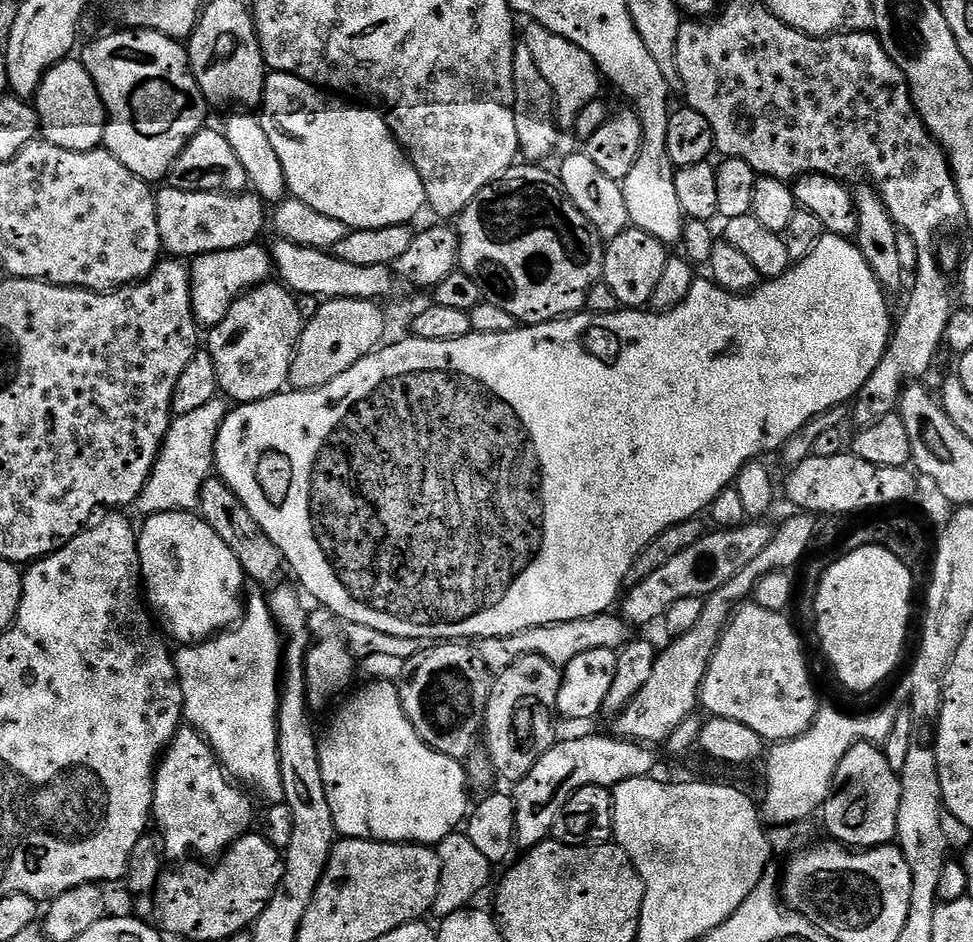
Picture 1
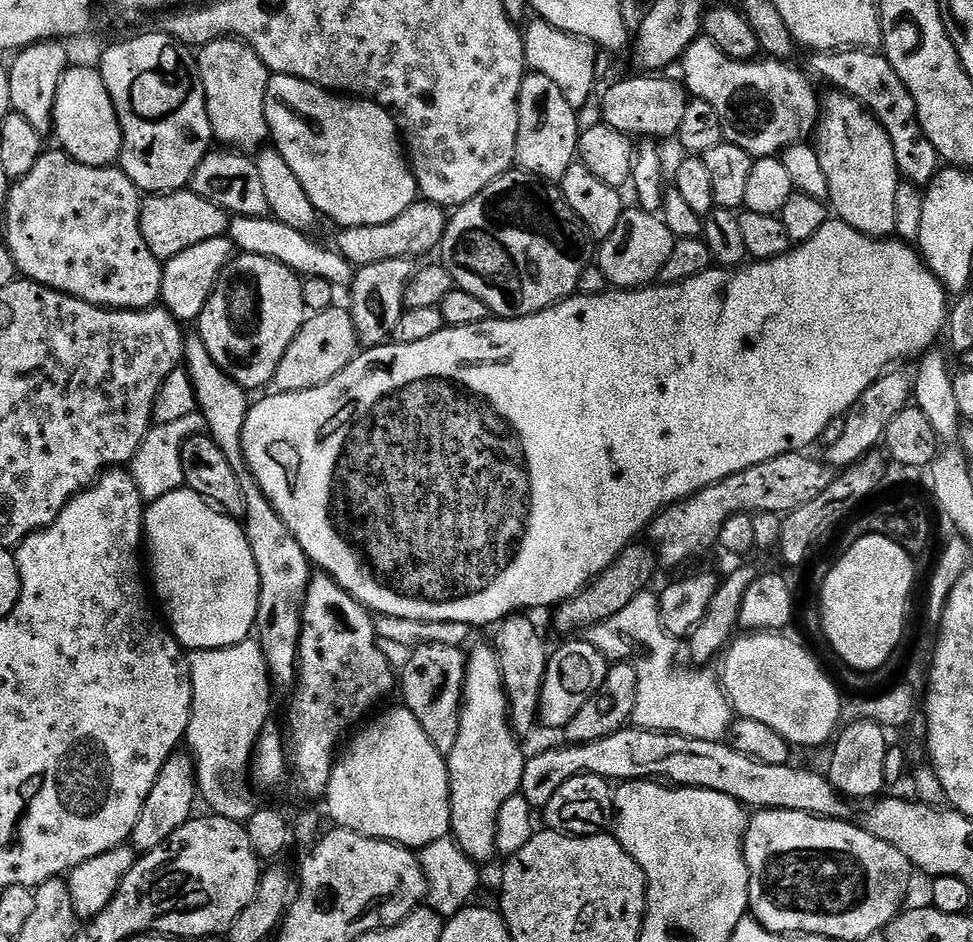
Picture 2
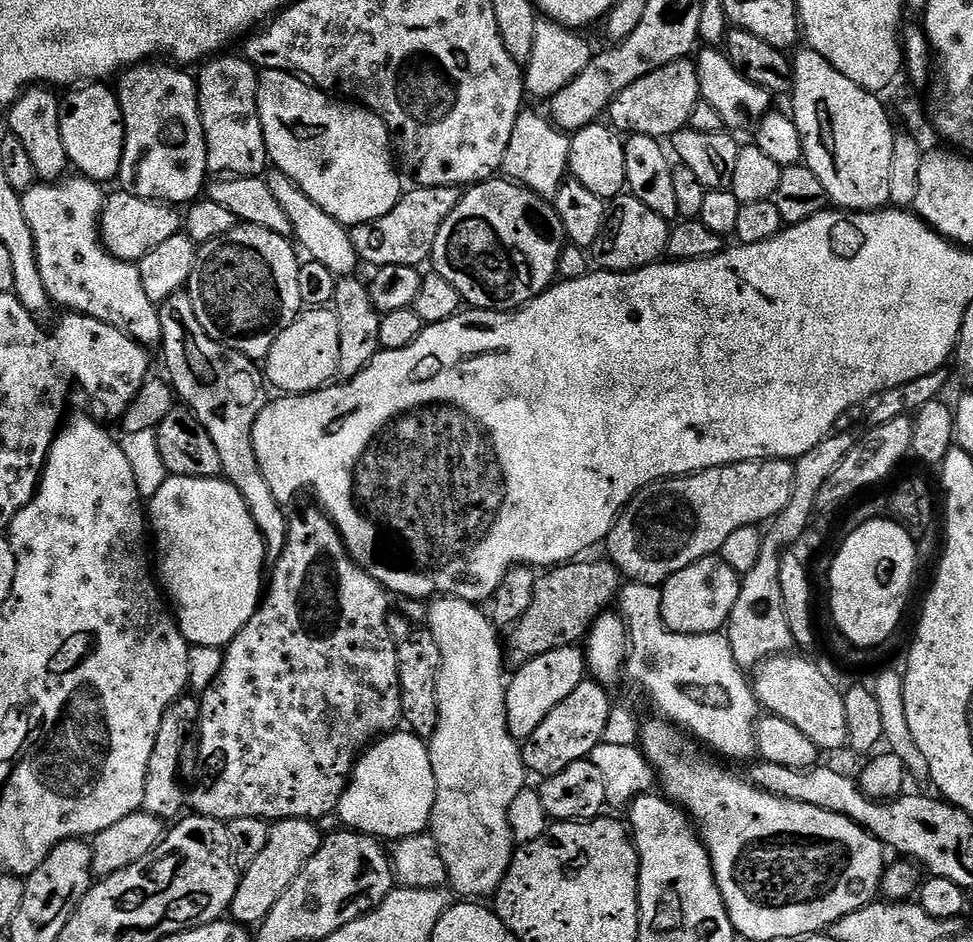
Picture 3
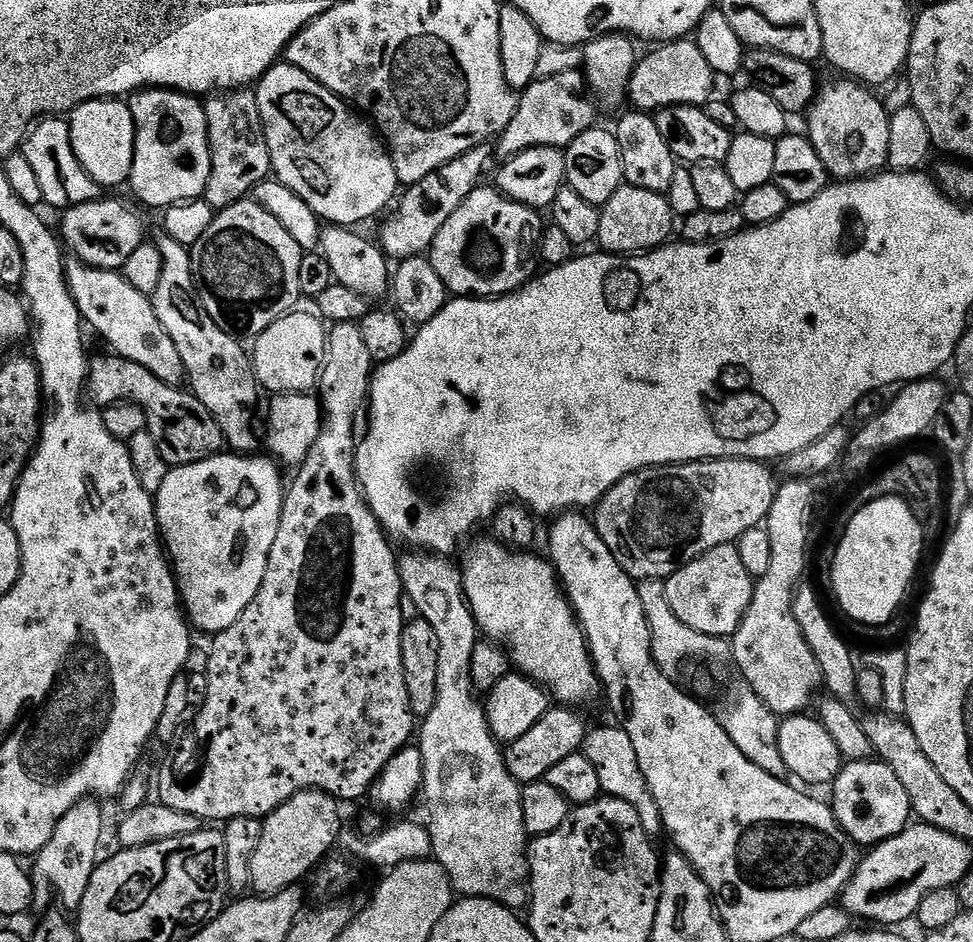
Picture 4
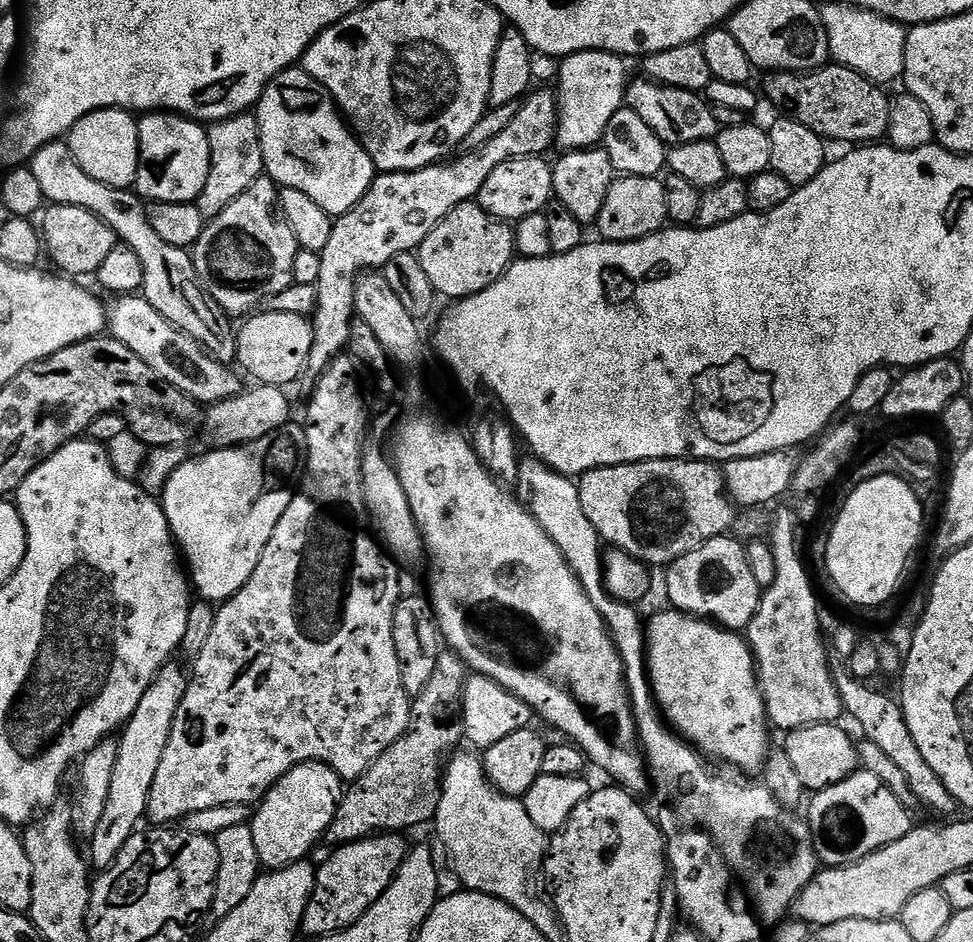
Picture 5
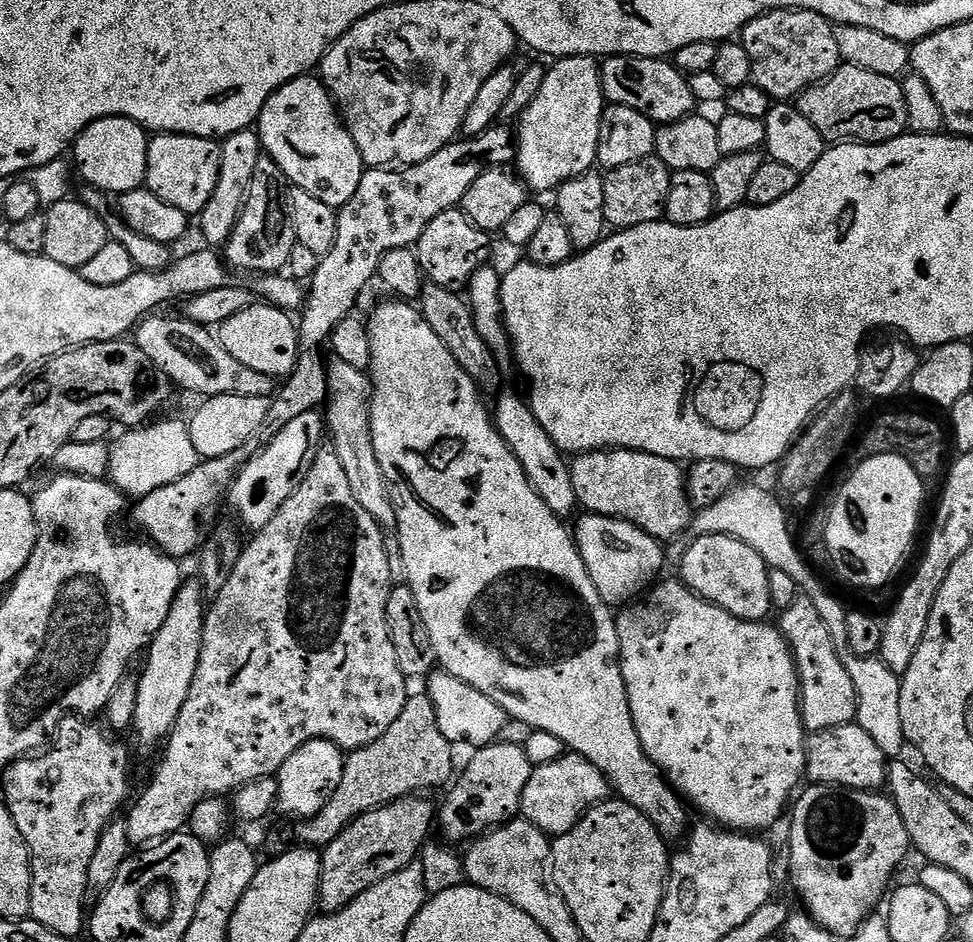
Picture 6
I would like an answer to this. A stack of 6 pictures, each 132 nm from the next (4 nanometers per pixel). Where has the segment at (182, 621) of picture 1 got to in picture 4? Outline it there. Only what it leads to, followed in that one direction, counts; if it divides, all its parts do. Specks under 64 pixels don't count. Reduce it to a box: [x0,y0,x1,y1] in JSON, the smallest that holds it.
[154,454,286,634]

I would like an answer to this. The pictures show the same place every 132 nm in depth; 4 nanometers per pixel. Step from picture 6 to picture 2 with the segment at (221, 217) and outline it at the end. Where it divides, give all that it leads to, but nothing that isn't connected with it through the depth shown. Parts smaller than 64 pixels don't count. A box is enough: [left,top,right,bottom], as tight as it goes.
[198,38,270,154]

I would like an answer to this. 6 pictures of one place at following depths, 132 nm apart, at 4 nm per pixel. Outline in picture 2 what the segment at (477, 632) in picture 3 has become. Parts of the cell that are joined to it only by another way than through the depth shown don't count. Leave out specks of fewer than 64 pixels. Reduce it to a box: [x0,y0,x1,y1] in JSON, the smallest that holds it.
[446,644,526,862]

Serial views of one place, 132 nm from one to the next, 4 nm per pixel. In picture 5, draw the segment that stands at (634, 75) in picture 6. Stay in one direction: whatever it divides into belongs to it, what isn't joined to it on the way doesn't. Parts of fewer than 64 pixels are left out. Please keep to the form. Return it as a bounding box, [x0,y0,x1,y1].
[624,78,720,146]

